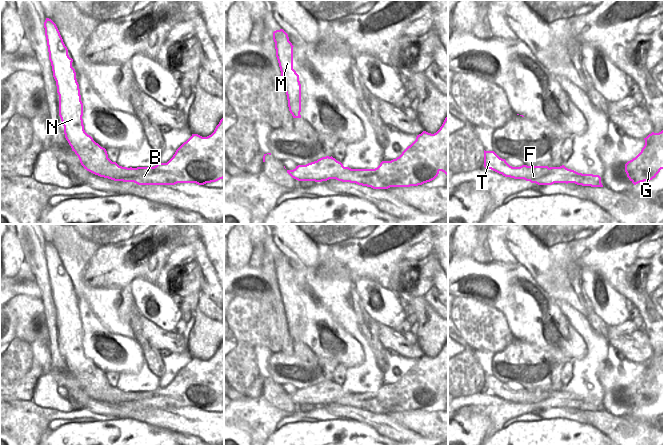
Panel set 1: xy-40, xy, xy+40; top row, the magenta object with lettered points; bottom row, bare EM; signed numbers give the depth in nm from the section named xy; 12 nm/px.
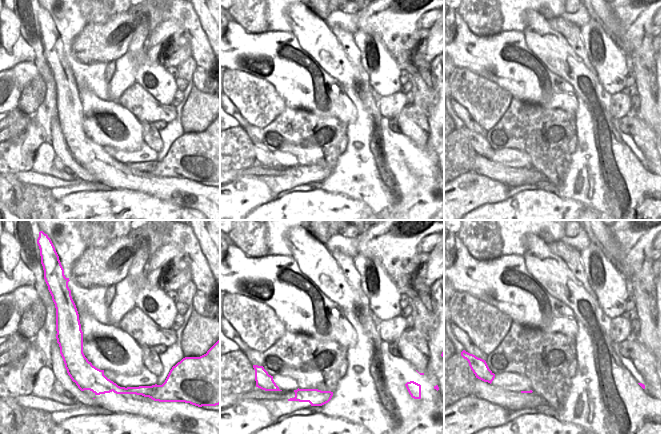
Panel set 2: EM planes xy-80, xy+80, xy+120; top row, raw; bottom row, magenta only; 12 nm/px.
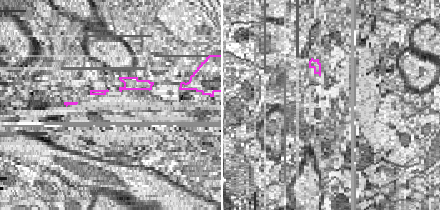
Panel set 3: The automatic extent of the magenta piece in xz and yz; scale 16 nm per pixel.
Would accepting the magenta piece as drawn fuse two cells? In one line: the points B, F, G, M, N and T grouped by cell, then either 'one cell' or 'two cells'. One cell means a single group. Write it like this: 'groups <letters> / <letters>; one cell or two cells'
groups B F G T / M N; two cells

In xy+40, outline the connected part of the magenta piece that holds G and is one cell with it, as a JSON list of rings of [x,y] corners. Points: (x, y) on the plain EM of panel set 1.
[[[663,354],[652,356],[645,364],[641,376],[625,388],[625,396],[634,408],[650,405],[663,393]]]

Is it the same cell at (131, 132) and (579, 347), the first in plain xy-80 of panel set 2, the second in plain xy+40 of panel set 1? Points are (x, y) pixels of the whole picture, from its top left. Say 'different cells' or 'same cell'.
same cell

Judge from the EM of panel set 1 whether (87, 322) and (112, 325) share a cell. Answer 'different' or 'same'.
different

